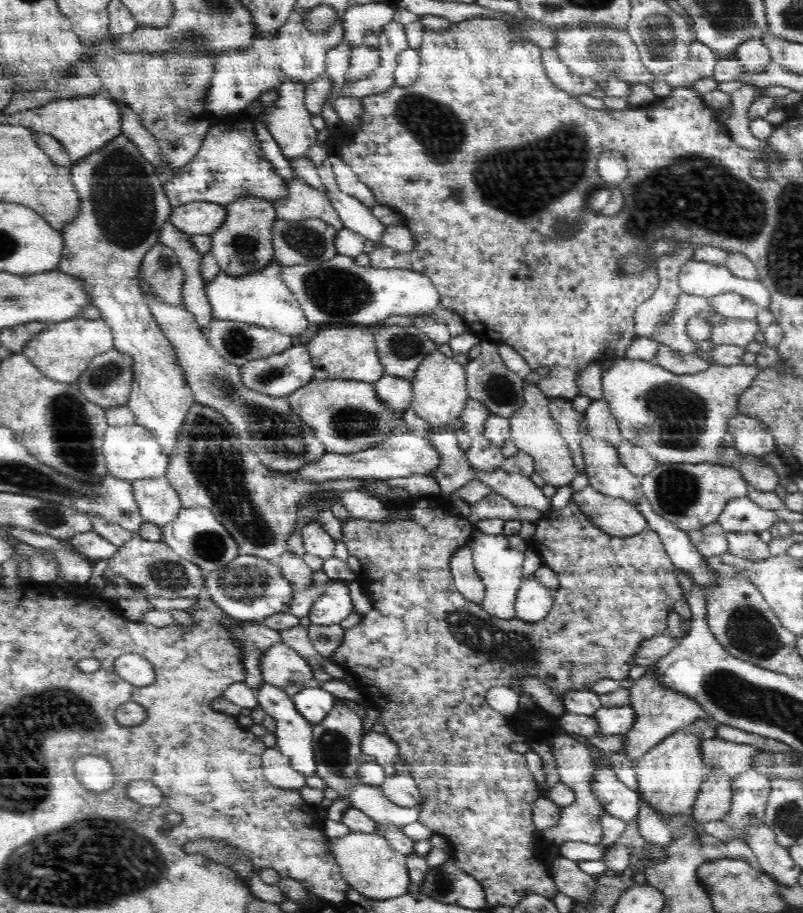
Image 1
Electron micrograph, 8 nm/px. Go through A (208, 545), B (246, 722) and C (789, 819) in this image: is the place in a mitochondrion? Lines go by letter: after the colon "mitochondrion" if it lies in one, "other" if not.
A: mitochondrion
B: other
C: mitochondrion

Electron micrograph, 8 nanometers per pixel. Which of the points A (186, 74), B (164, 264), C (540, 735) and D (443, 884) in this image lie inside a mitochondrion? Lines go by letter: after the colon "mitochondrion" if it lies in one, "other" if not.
A: mitochondrion
B: mitochondrion
C: other
D: mitochondrion

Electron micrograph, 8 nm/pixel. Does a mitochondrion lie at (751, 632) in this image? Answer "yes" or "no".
yes

